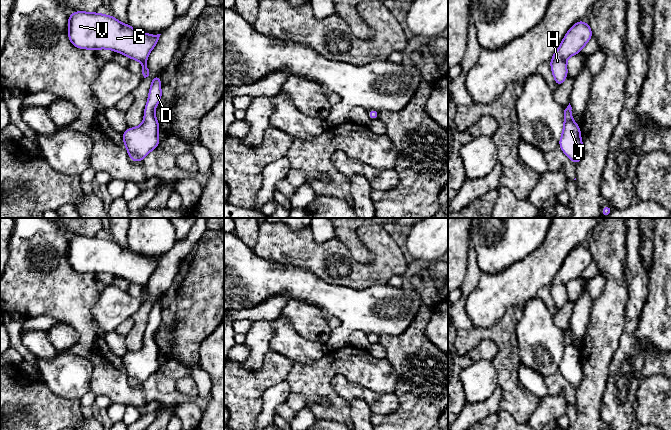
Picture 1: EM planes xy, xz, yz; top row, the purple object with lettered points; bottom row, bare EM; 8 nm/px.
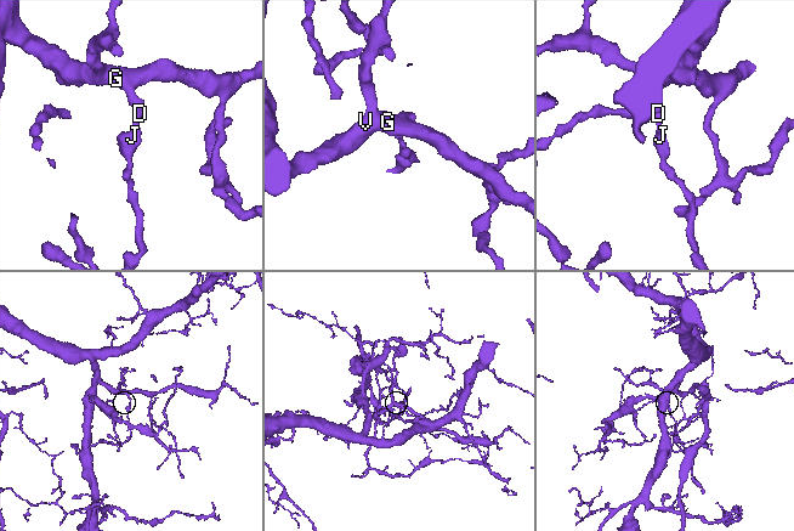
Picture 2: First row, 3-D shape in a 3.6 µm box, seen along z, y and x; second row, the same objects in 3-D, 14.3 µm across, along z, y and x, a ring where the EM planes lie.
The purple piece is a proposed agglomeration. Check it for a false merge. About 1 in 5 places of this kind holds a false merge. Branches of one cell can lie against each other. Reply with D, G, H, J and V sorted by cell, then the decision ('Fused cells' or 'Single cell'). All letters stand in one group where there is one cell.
Groups: D G H J V. Single cell

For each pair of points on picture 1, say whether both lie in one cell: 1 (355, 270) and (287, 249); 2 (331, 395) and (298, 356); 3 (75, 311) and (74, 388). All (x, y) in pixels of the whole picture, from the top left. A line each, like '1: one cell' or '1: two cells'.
1: one cell
2: two cells
3: two cells

